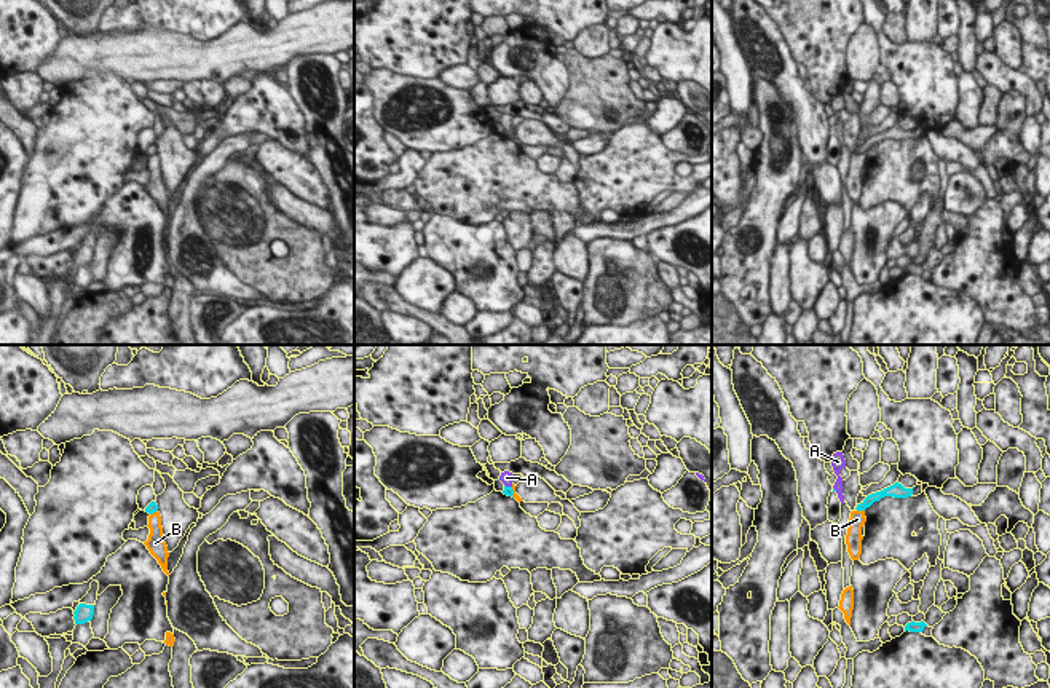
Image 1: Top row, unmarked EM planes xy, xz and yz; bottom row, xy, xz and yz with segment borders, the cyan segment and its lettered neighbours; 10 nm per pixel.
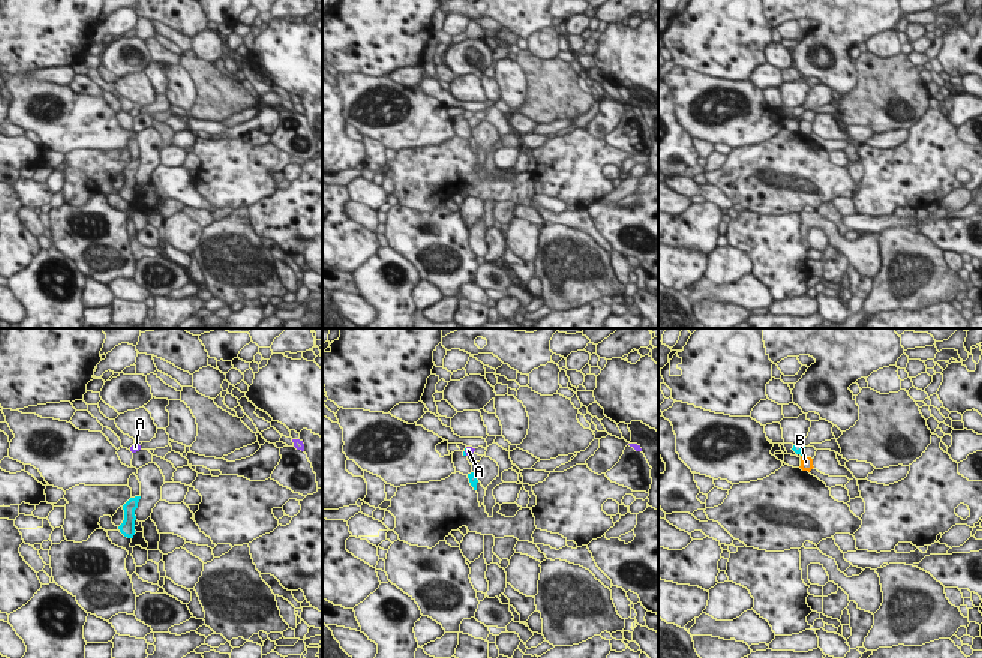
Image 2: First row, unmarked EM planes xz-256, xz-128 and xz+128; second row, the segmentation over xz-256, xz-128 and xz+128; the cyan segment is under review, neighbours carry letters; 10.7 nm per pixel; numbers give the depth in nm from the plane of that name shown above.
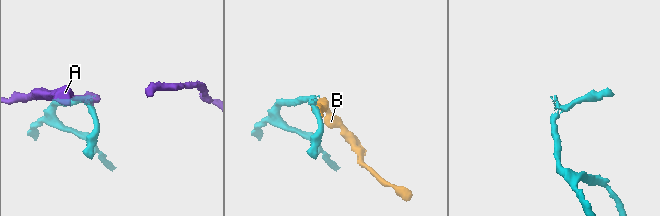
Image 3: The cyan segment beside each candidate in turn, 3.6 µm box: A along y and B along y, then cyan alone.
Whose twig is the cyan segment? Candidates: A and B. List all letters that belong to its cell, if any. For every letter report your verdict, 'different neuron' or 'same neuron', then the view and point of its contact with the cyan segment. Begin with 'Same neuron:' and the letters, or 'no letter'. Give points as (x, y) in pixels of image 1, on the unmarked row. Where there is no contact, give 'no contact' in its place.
Same neuron: A
A: same neuron; meets cyan in xz at (508, 130)
B: different neuron; meets cyan in yz at (860, 152)

